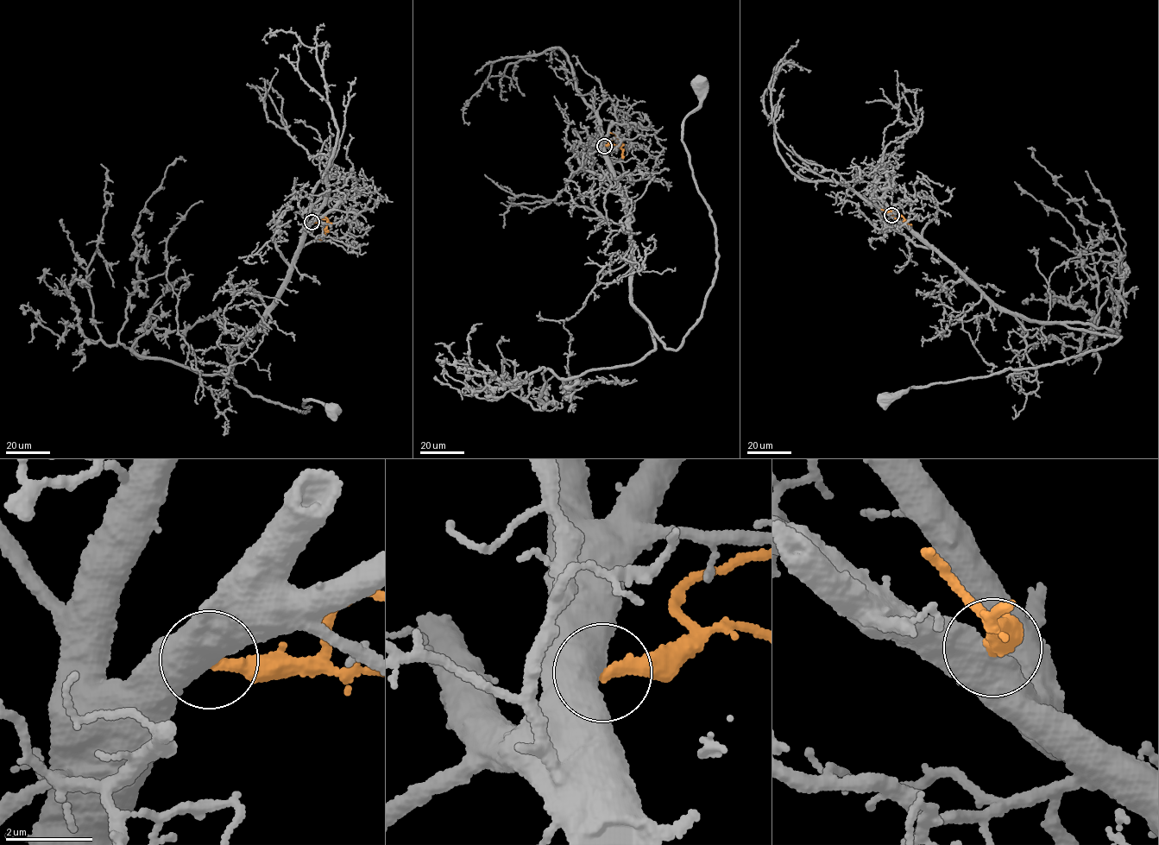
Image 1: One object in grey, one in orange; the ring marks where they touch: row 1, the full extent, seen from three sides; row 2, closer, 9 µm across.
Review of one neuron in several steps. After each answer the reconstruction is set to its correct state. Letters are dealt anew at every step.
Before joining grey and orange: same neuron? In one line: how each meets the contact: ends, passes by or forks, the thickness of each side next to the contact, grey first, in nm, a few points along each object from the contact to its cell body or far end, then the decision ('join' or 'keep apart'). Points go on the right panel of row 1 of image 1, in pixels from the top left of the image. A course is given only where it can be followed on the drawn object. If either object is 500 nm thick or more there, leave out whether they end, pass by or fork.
700 nm thick on the grey side, 280 nm on the other; grey runs (891, 215), (998, 305), (1028, 319), (1121, 336), (1044, 365), (910, 387), (884, 400); orange runs (891, 215), (896, 211), (911, 224); keep apart

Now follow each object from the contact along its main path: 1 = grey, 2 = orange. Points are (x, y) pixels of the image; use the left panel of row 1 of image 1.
1: (311, 222), (267, 315), (226, 353), (236, 385), (252, 394), (330, 410)
2: (311, 222), (325, 223), (326, 230), (320, 239)

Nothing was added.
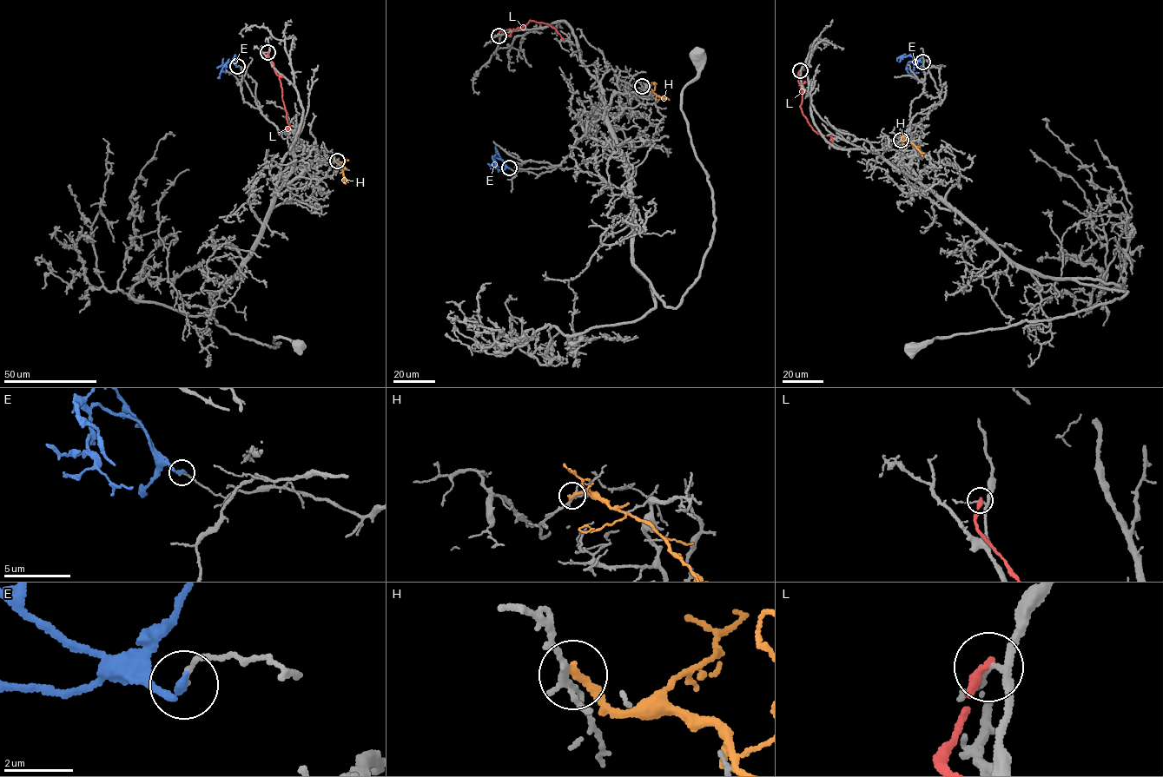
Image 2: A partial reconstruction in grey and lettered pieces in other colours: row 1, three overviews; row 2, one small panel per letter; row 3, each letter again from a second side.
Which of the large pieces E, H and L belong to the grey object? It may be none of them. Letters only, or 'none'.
none

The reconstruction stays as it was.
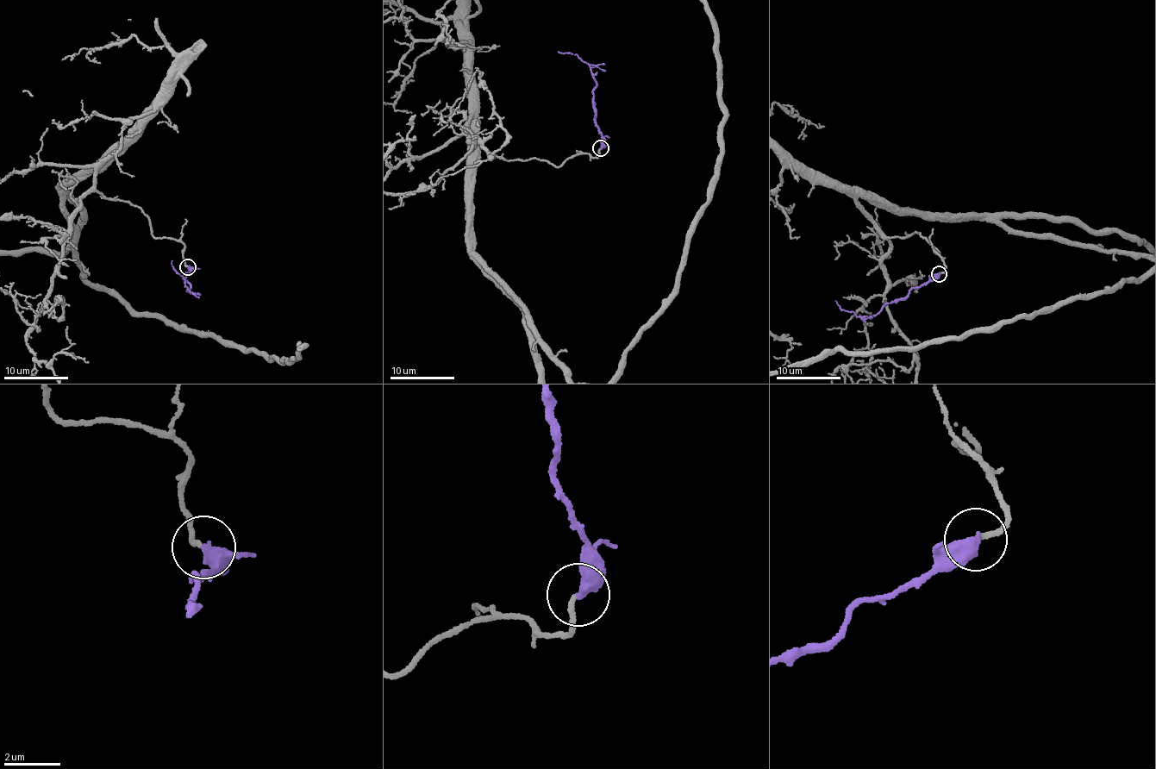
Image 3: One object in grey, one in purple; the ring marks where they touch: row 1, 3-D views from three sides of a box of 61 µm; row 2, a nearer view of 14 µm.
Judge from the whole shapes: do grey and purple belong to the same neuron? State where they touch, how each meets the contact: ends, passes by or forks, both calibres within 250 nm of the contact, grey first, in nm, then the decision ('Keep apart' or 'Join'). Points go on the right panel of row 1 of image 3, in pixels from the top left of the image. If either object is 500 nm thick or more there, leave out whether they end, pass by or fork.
Place: (939, 274). At the ring grey ends. At the ring purple ends. Thickness 170 nm (grey) against 480 nm. Join

